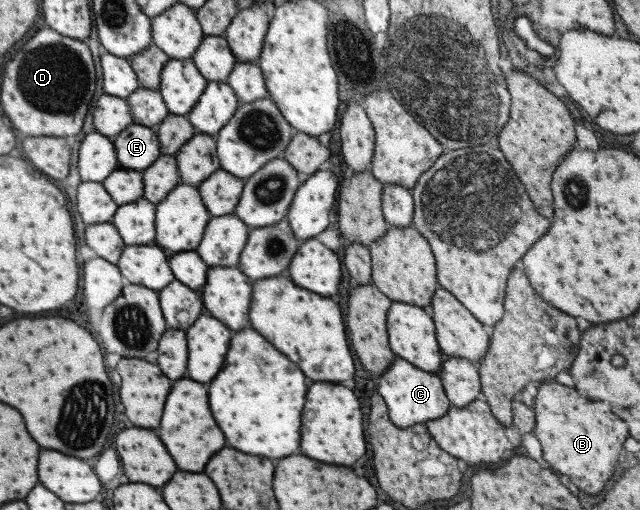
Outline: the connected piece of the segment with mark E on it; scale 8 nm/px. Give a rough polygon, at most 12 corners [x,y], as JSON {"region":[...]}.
{"region":[[130,123],[113,139],[119,167],[159,156],[154,128]]}

